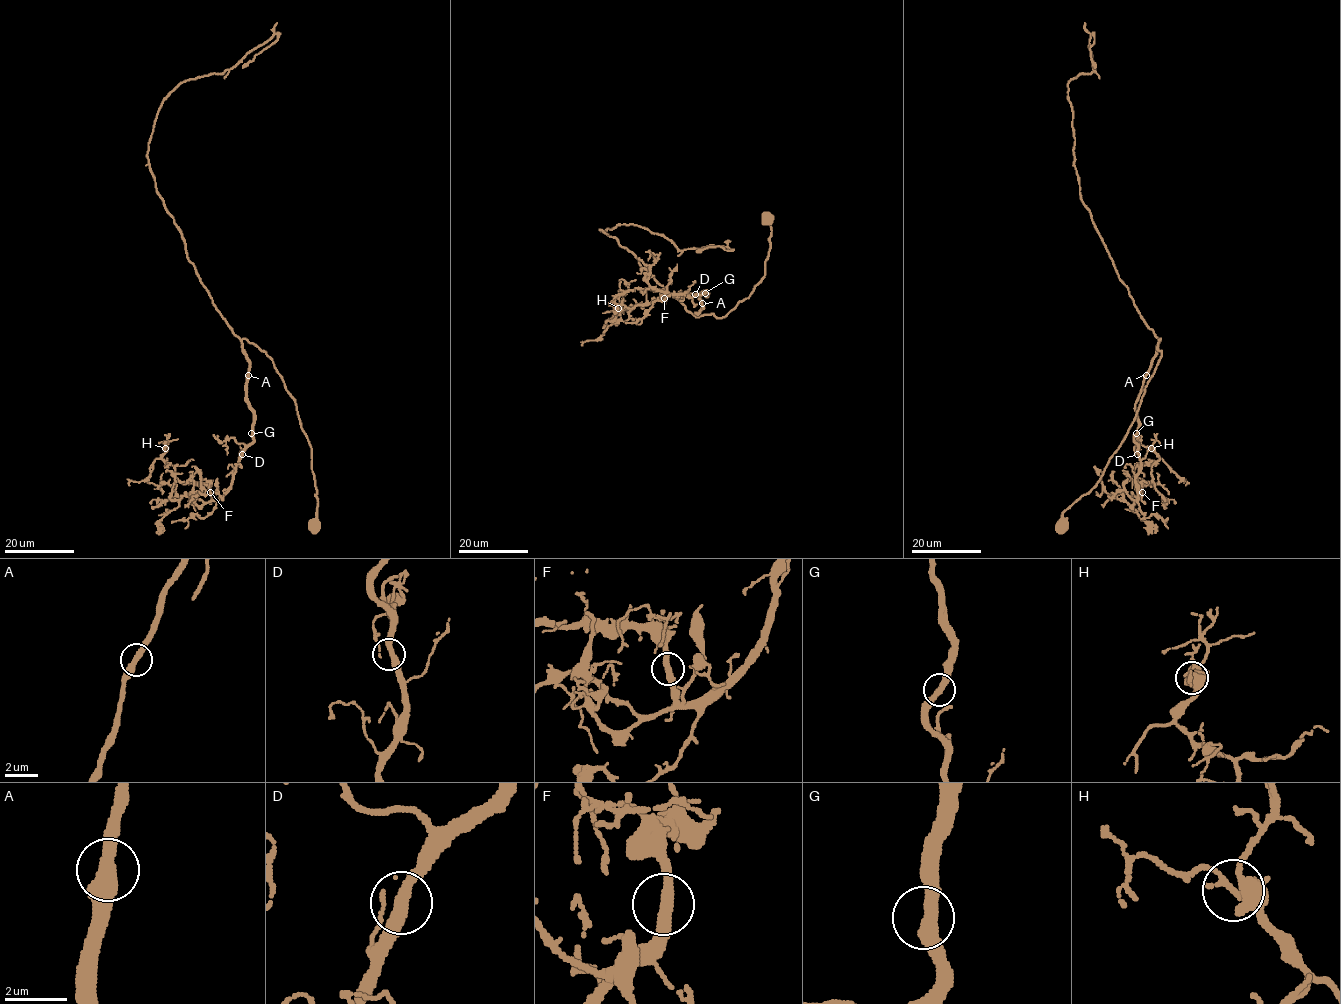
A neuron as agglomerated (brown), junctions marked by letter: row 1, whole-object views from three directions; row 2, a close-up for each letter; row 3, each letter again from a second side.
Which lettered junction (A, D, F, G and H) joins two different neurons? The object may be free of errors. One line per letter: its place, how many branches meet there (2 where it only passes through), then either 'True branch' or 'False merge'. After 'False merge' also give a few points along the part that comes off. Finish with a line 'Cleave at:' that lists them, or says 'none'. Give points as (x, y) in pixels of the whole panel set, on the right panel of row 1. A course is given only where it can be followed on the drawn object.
A: Place: (1146, 375). Branches: 2. True branch
D: Place: (1137, 454). Branches: 2. True branch
F: Place: (1142, 492). Branches: 2. True branch
G: Place: (1136, 433). Branches: 2. True branch
H: Place: (1151, 448). Branches: 2. True branch
Cleave at: none

